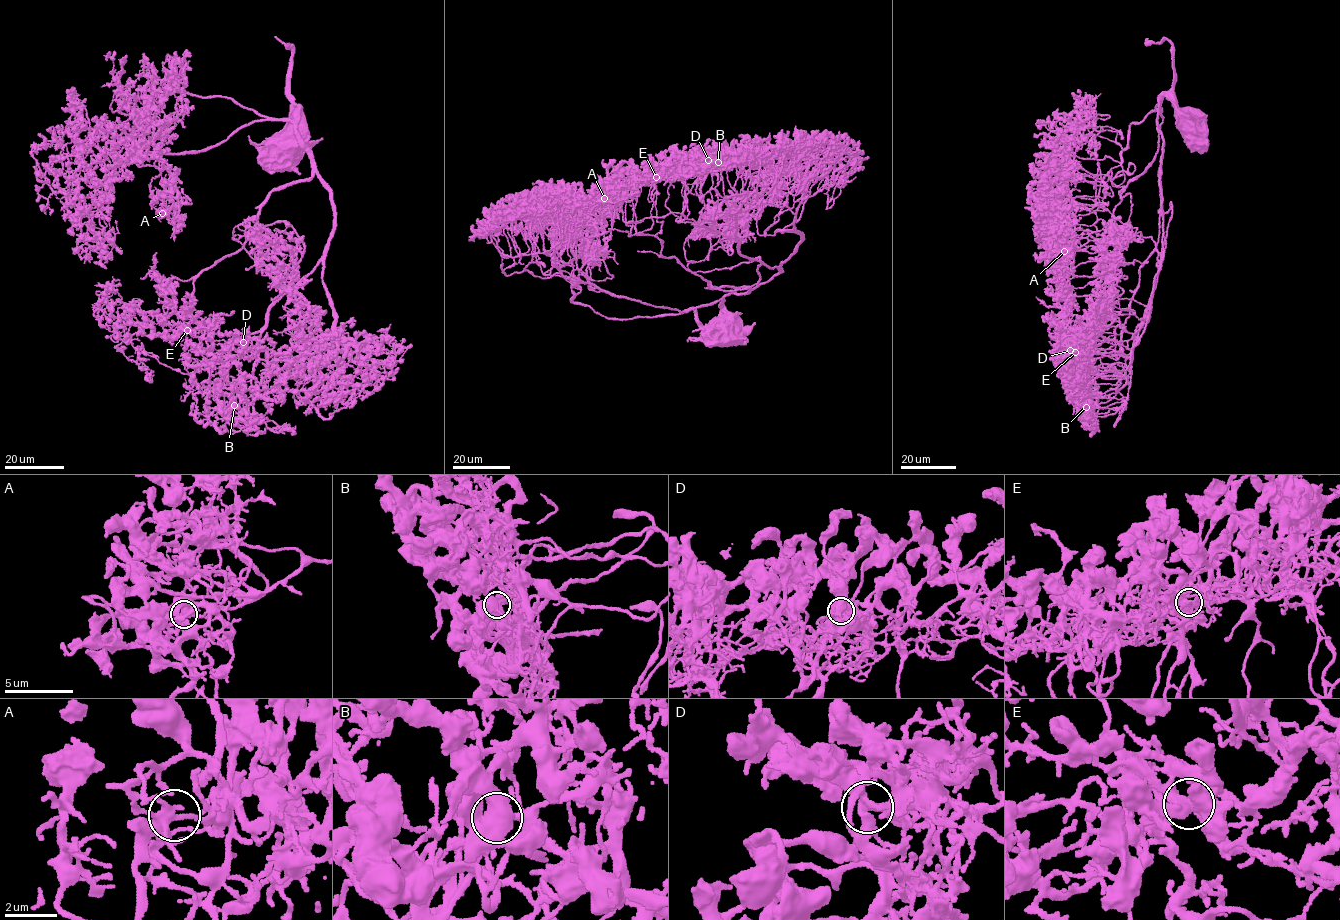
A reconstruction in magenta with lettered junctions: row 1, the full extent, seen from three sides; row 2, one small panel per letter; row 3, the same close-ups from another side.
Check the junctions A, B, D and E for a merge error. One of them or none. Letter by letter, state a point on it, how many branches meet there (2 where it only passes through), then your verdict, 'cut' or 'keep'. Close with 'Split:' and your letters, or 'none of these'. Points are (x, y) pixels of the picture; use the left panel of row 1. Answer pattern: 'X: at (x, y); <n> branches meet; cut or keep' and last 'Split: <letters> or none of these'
A: at (162, 213); 4 branches meet; keep
B: at (234, 405); 4 branches meet; keep
D: at (243, 342); 4 branches meet; keep
E: at (187, 330); 4 branches meet; keep
Split: none of these

